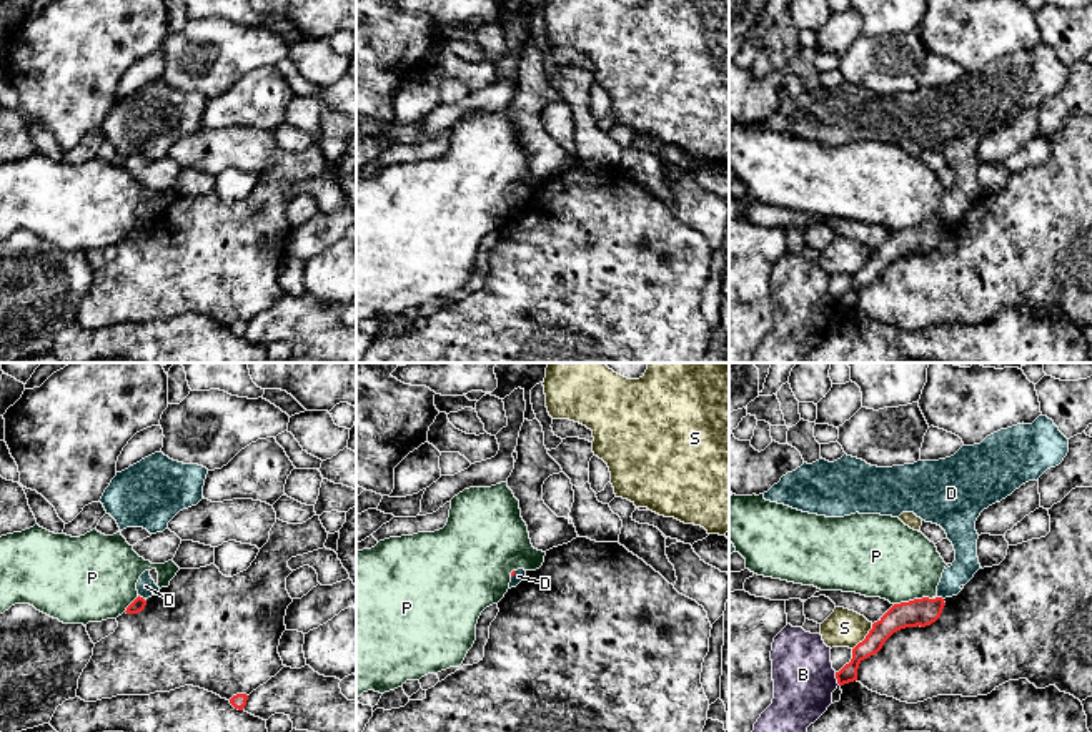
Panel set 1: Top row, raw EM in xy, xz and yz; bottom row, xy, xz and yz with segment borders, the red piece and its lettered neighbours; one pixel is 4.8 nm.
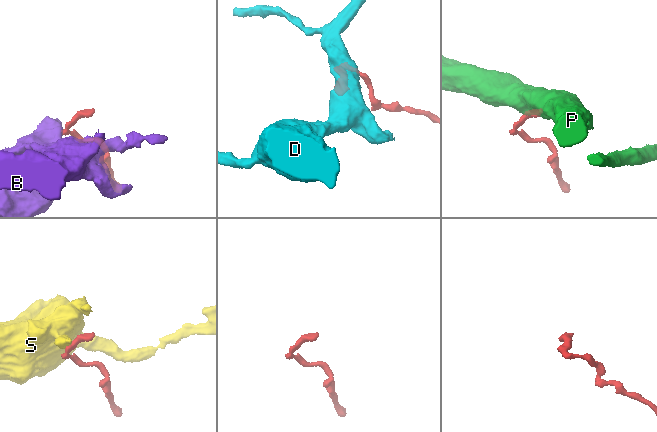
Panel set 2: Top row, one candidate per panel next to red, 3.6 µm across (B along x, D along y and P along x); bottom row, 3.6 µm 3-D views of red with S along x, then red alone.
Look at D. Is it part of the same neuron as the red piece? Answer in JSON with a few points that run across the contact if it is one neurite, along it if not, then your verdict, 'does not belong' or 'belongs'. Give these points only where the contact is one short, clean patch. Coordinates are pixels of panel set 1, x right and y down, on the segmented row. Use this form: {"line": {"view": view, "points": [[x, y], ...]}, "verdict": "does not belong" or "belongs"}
{"line": {"view": "xy", "points": [[138, 594], [143, 599]]}, "verdict": "does not belong"}

